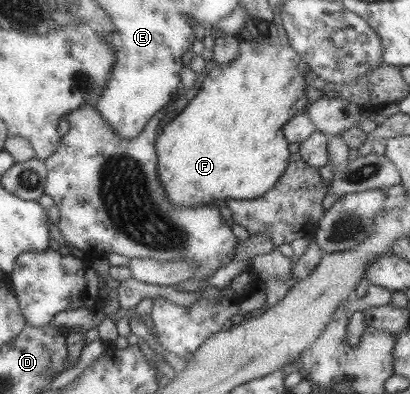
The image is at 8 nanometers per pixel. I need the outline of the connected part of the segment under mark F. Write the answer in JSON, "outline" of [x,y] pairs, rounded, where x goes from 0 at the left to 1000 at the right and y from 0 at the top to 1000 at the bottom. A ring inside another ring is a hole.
{"outline":[[[607,46],[576,86],[583,104],[583,137],[549,165],[510,162],[505,175],[488,190],[490,218],[476,244],[459,256],[454,272],[441,279],[417,310],[407,312],[393,327],[393,343],[380,350],[376,378],[383,393],[383,437],[390,470],[407,485],[407,508],[427,523],[476,525],[500,518],[522,515],[527,505],[563,503],[576,508],[605,508],[639,500],[656,480],[685,452],[690,434],[702,424],[700,414],[707,401],[702,383],[702,360],[693,353],[688,327],[712,294],[744,284],[754,256],[744,244],[744,180],[751,178],[749,162],[724,140],[724,132],[705,114],[695,79],[688,66],[676,66],[663,56],[649,56],[632,46]]]}

